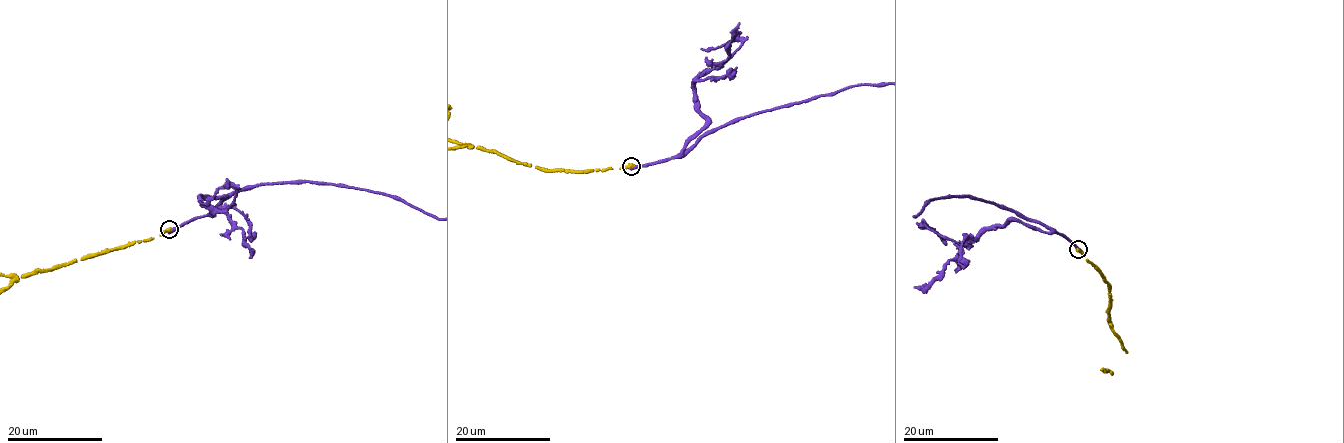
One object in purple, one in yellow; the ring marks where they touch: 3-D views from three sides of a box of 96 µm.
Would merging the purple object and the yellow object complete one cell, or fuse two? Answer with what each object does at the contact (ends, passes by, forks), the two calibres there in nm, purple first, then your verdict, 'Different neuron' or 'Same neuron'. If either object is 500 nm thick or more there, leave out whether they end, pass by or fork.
Thickness 600 nm (purple) against 480 nm. Different neuron

